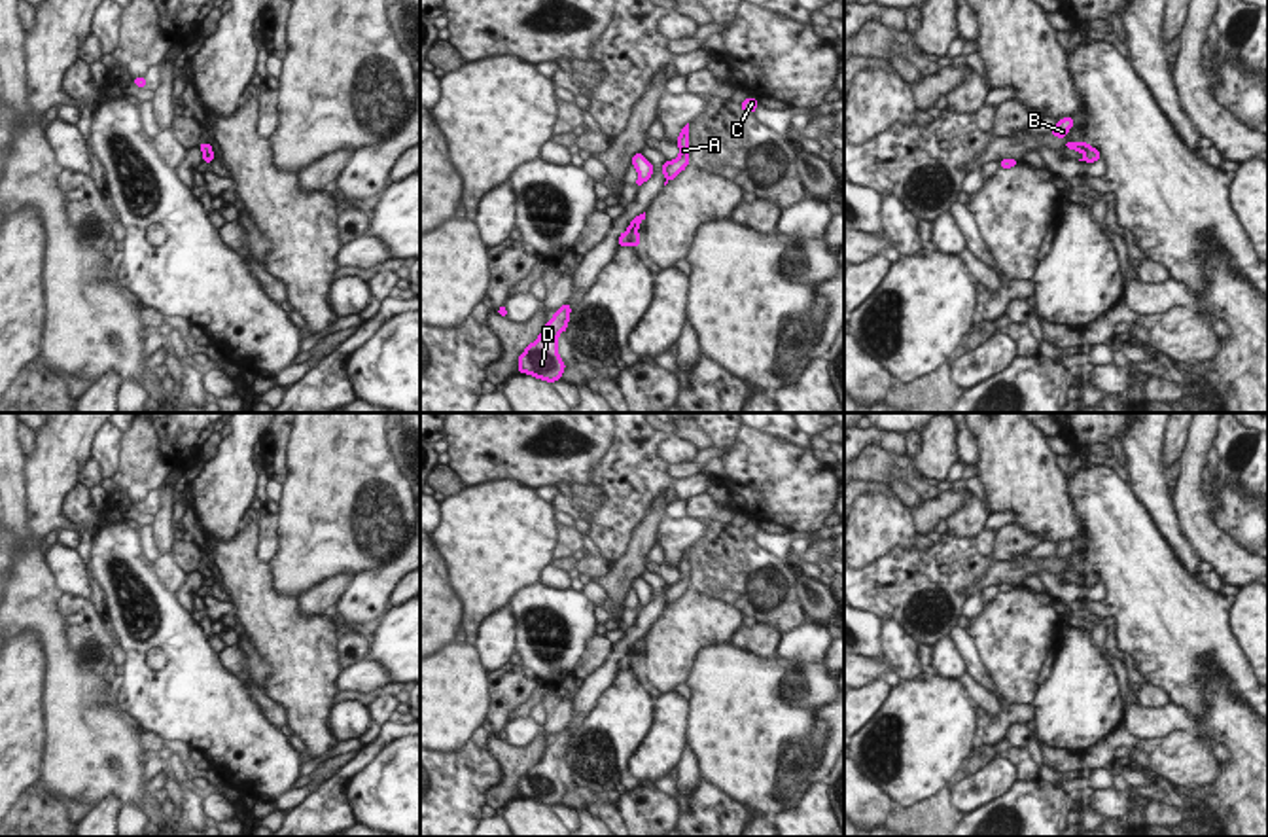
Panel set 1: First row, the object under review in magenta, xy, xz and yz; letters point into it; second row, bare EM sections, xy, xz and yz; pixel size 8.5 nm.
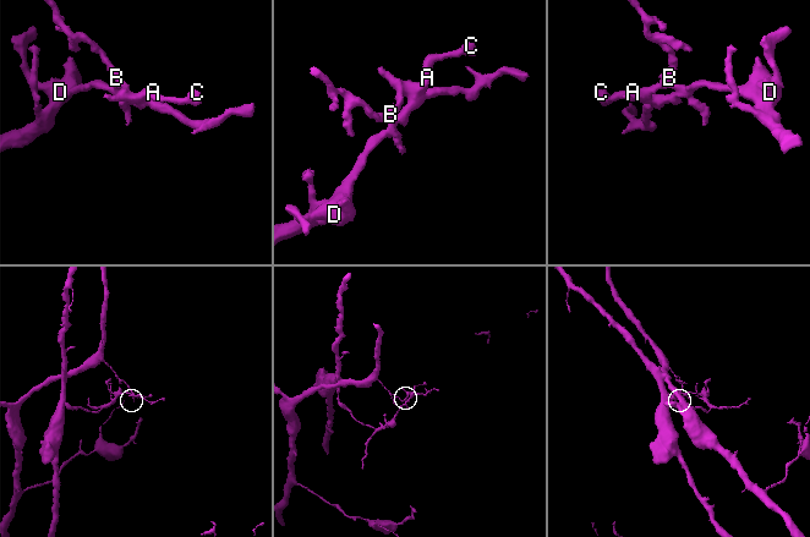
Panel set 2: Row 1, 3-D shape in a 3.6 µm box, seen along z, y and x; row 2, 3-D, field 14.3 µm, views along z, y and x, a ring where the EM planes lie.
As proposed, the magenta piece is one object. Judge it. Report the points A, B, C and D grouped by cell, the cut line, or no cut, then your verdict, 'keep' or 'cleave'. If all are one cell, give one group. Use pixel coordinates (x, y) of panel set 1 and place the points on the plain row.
A B C / D; cut in xz along (629, 650), (629, 663), (633, 667); cleave

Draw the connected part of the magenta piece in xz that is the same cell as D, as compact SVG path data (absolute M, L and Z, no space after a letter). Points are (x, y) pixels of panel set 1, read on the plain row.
M570 727L560 731L545 748L541 759L519 780L520 797L530 797L532 801L543 803L547 807L560 803L566 790L558 780L556 765L560 756L566 757L570 735Z

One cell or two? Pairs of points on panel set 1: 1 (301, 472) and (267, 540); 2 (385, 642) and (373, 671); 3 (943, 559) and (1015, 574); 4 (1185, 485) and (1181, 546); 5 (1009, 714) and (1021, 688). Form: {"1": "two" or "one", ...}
{"1": "two", "2": "two", "3": "two", "4": "two", "5": "two"}

